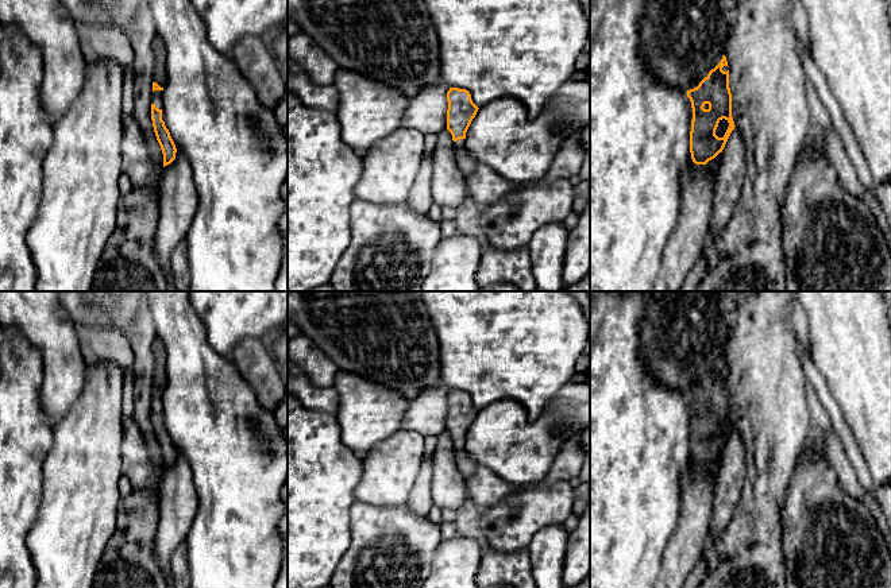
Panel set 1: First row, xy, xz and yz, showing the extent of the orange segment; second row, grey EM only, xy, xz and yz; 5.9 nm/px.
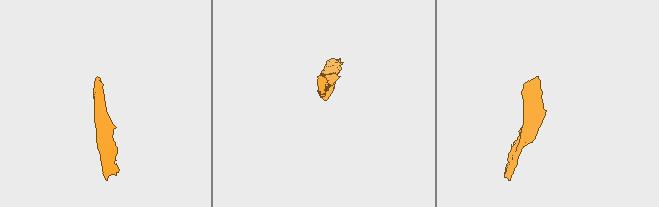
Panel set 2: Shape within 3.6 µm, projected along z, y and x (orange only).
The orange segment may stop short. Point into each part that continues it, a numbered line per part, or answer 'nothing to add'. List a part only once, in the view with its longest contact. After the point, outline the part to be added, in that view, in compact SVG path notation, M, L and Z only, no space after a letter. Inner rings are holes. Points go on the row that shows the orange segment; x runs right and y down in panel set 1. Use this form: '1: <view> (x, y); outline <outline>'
1: xy (157, 95); outline M154 90L151 96L151 104L154 104L158 109L162 111L162 120L163 120L163 101L162 101L162 92L163 90ZM163 120L165 121L165 120Z

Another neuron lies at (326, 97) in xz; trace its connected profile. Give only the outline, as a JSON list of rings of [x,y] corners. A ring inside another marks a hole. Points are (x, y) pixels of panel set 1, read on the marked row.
[[[288,58],[288,93],[297,96],[304,105],[335,112],[339,107],[339,92],[333,85],[315,85],[305,69]]]

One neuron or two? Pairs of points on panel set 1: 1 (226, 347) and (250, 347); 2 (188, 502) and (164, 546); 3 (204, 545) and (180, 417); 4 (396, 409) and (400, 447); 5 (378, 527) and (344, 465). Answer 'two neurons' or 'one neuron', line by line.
1: two neurons
2: one neuron
3: one neuron
4: two neurons
5: two neurons

